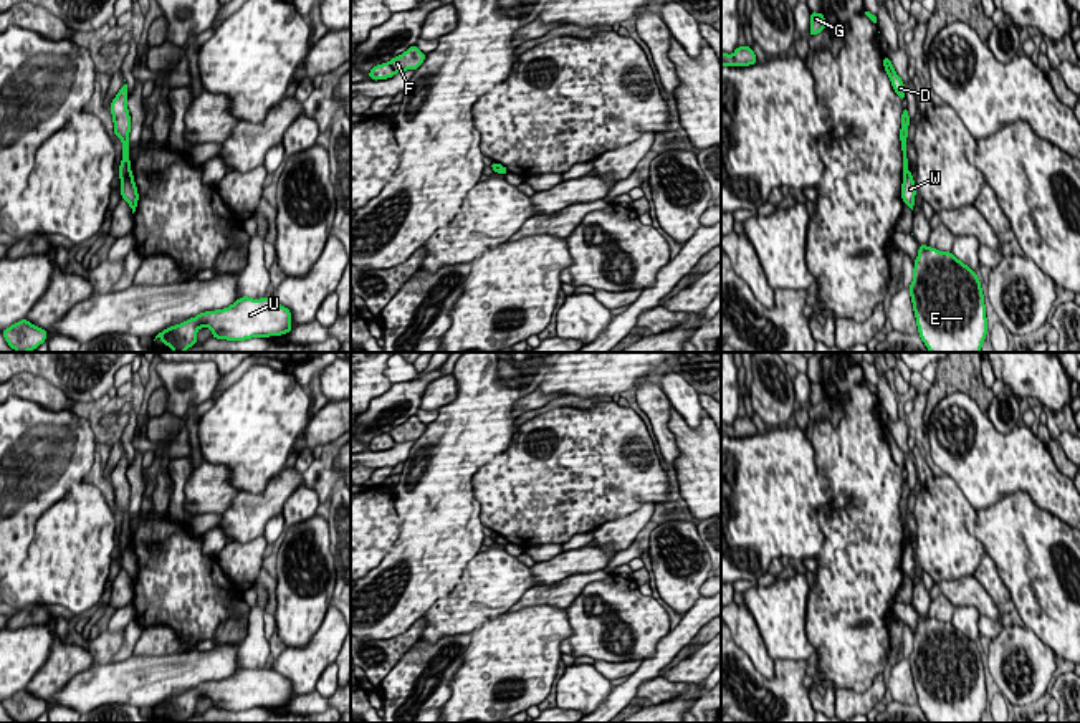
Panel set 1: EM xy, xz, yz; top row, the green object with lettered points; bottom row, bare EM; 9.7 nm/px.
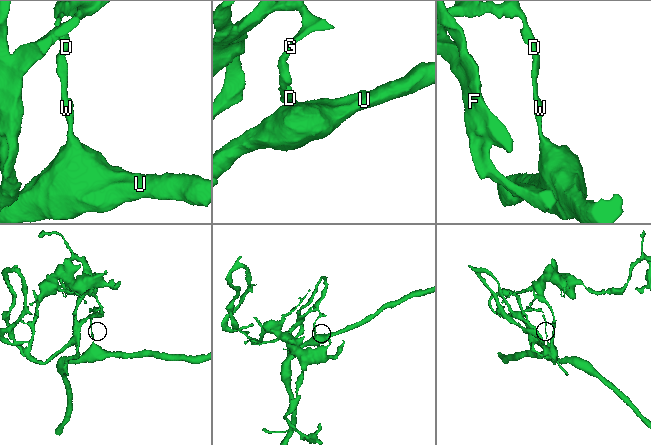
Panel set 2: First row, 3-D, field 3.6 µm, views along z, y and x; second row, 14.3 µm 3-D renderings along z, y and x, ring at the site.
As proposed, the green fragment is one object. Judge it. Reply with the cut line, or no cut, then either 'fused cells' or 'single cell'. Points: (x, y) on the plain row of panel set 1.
cut xy (129, 541), (121, 553); fused cells

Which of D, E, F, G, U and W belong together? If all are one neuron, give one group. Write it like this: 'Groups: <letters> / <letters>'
Groups: D F G / E U W

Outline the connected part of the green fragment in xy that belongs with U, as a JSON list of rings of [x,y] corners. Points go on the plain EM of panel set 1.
[[[238,668],[223,680],[205,682],[180,695],[160,701],[157,708],[174,723],[185,723],[197,715],[197,701],[210,698],[212,708],[245,711],[251,708],[283,706],[293,700],[291,682],[271,668]]]

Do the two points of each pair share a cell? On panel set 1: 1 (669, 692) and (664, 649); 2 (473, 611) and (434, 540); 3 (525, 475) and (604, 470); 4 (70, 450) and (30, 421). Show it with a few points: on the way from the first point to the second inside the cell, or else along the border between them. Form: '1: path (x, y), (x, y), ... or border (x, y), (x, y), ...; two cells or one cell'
1: border (659, 674), (645, 680), (635, 695); two cells
2: border (478, 551), (465, 568), (460, 581), (429, 608); two cells
3: path (544, 475), (584, 470); one cell
4: path (63, 440), (40, 421); one cell

